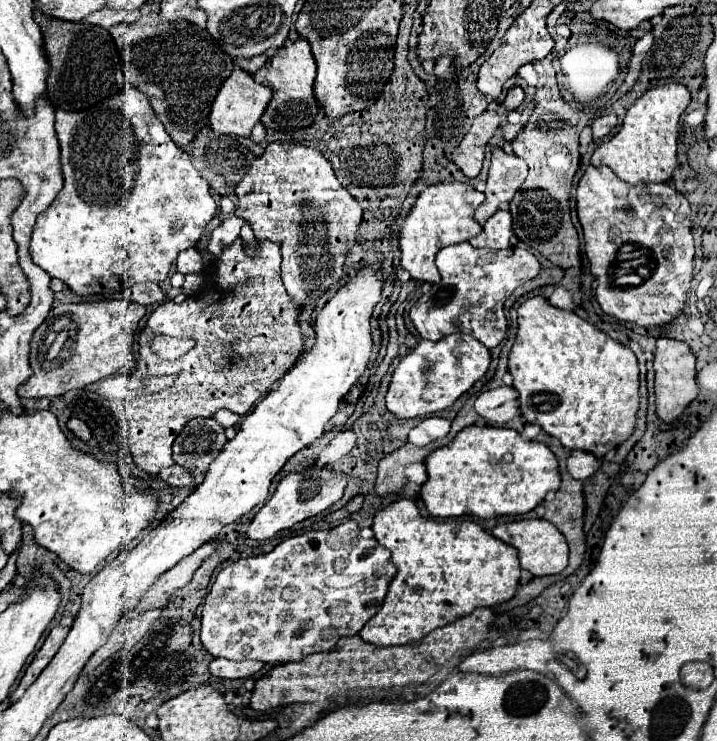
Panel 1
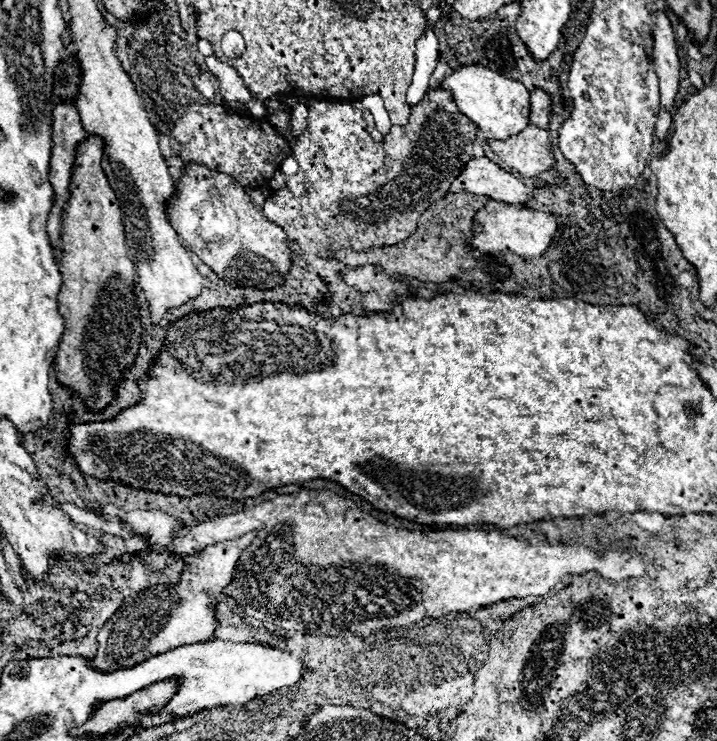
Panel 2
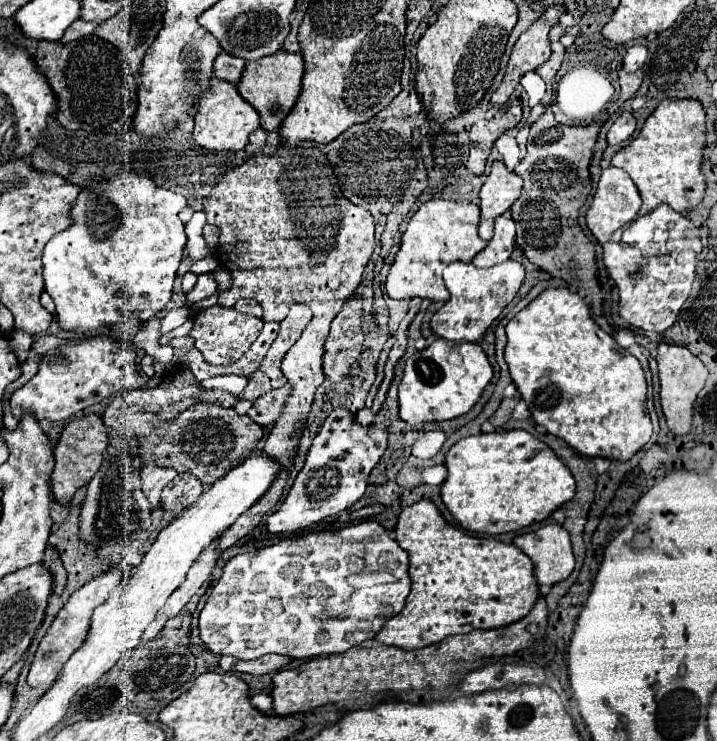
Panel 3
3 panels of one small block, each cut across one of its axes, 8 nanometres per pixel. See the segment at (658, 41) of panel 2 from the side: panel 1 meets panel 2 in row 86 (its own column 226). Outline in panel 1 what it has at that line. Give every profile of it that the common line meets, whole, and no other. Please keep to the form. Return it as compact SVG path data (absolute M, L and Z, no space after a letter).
M214 658L210 662L212 676L218 678L250 678L256 672L260 672L266 664L258 660L244 660L244 662L232 662L226 658Z

